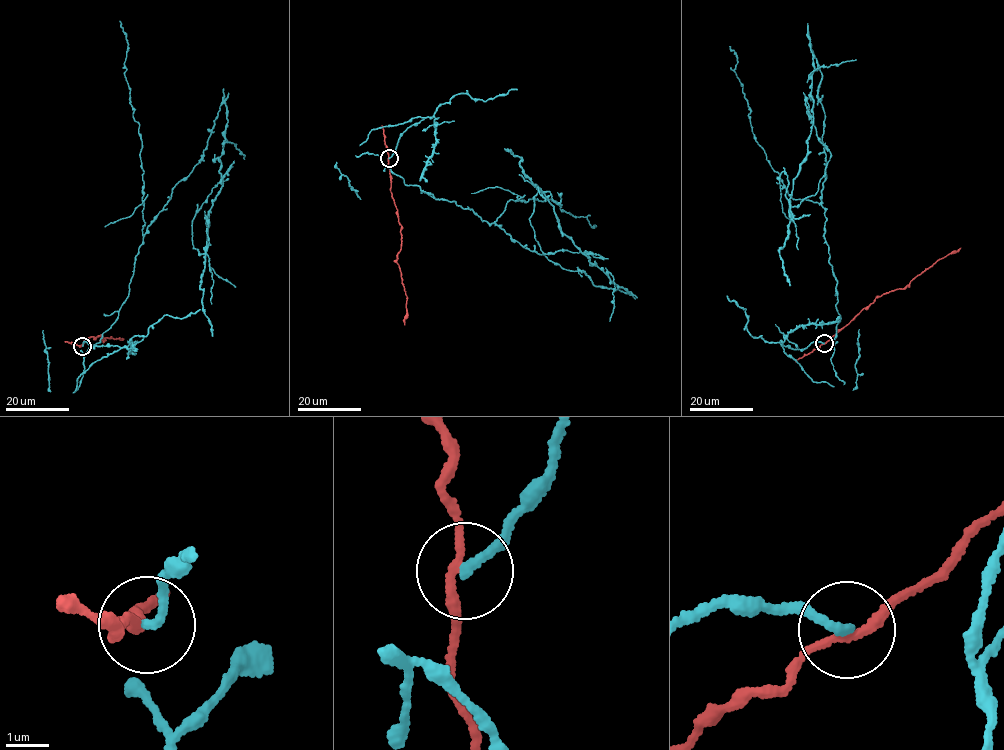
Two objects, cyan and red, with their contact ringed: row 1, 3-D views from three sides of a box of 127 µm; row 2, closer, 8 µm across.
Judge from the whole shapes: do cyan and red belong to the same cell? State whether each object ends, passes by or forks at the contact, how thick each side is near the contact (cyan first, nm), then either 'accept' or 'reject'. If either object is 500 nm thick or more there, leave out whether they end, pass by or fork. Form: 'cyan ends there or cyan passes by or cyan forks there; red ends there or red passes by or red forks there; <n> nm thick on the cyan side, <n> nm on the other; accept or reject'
cyan ends there; red passes by; 220 nm thick on the cyan side, 180 nm on the other; reject

